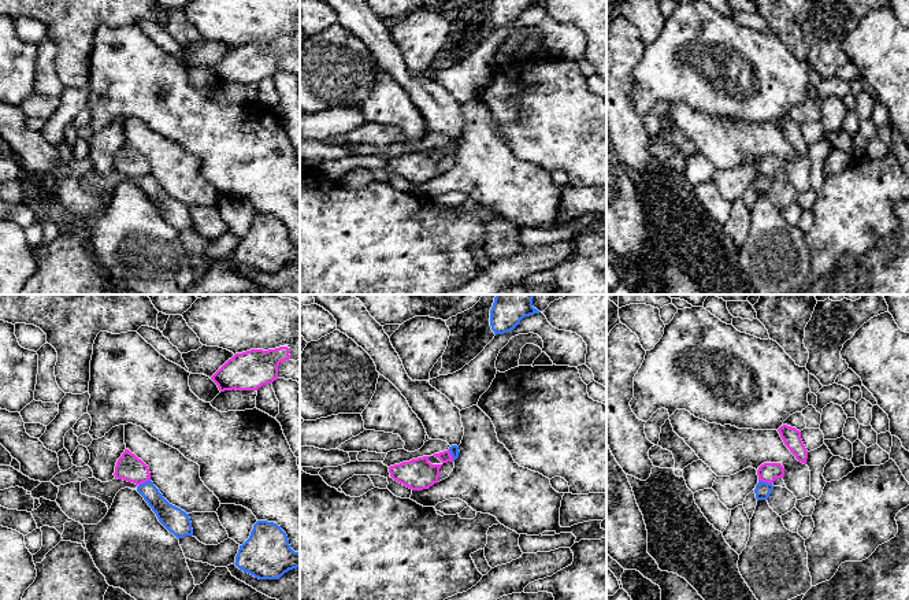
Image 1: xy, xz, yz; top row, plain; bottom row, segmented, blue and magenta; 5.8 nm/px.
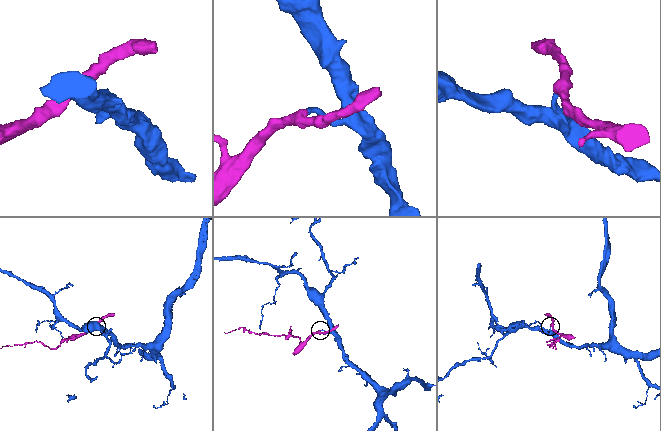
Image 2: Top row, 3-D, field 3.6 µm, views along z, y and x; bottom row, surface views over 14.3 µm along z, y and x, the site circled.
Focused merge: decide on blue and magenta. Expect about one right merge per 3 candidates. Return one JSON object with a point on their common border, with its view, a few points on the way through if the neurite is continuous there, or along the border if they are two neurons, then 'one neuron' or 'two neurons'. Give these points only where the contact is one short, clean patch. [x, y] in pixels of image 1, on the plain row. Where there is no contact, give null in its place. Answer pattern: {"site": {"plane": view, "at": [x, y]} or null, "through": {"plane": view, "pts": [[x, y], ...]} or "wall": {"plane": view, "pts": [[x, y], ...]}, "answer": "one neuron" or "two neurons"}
{"site": {"plane": "yz", "at": [765, 176]}, "wall": {"plane": "yz", "pts": [[759, 173], [771, 177]]}, "answer": "two neurons"}

